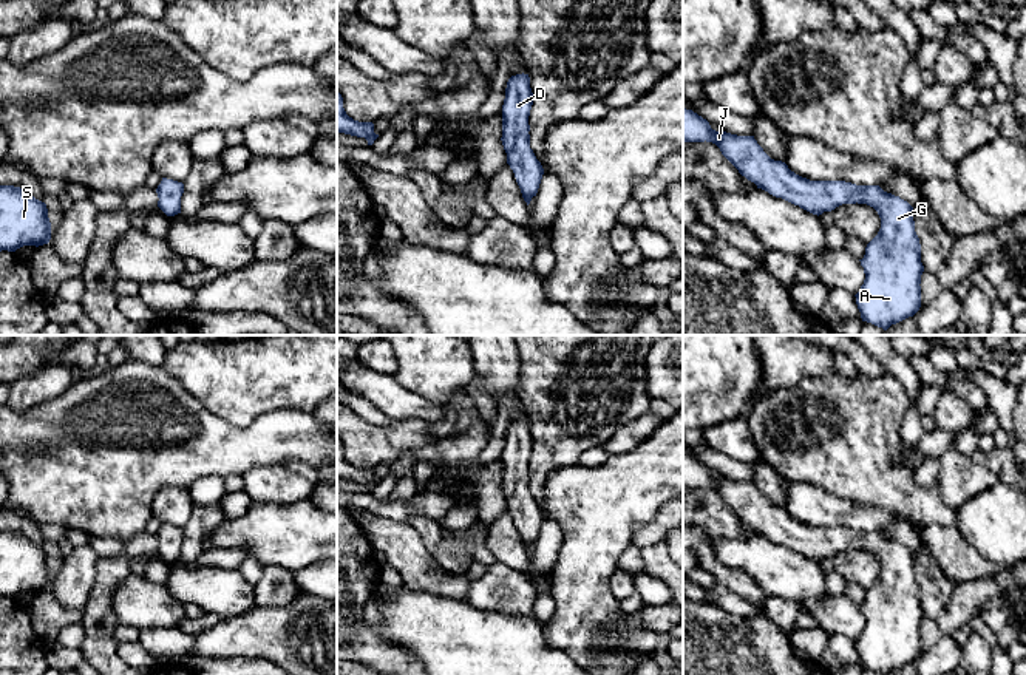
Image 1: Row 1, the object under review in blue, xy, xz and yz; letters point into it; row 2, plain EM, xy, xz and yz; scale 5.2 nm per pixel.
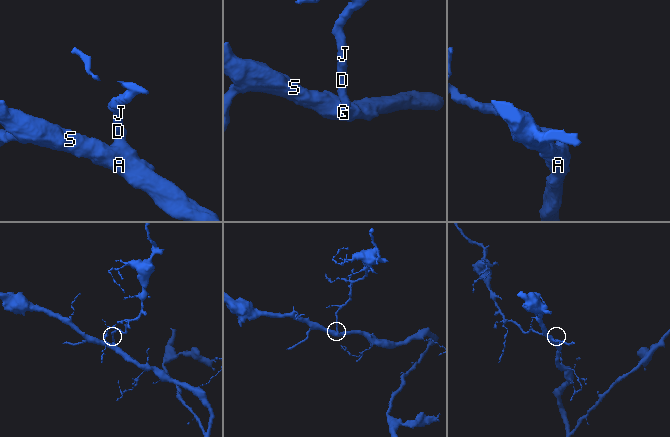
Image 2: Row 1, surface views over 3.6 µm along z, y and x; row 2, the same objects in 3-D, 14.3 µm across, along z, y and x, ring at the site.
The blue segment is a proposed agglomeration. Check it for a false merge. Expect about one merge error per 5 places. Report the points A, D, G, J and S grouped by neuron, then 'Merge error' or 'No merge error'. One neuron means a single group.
Groups: A D G J S. No merge error

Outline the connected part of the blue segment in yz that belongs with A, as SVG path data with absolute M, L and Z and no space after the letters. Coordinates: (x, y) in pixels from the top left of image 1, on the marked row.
M683 108L683 141L712 142L742 176L757 188L800 209L822 215L842 204L867 204L881 218L878 235L861 261L865 280L856 297L862 321L887 331L921 307L921 244L915 232L913 207L879 185L845 181L810 181L771 159L754 136L715 131L709 122Z

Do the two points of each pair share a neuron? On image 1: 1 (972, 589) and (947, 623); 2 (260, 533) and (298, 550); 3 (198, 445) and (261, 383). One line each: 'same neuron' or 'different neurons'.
1: same neuron
2: same neuron
3: different neurons

